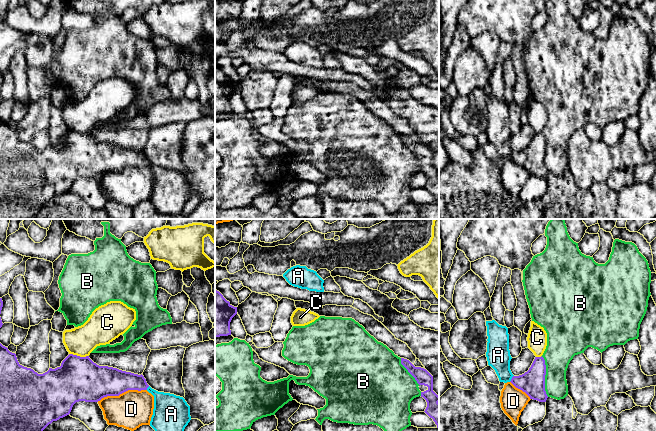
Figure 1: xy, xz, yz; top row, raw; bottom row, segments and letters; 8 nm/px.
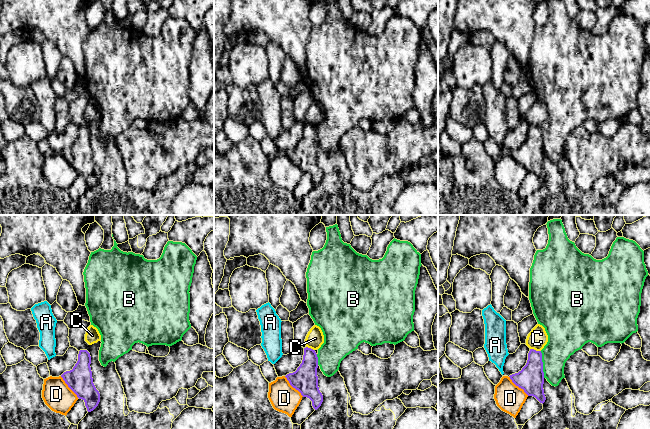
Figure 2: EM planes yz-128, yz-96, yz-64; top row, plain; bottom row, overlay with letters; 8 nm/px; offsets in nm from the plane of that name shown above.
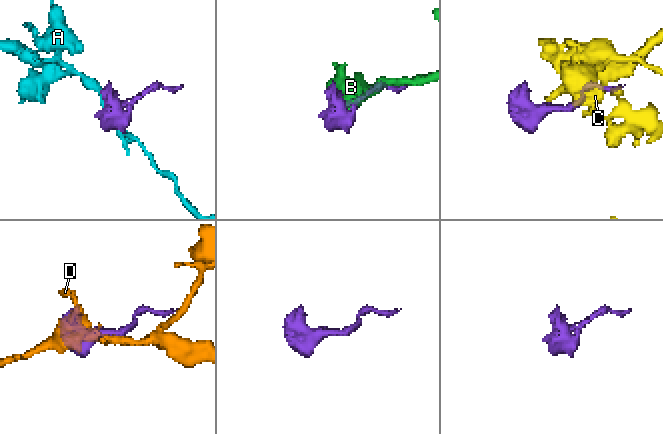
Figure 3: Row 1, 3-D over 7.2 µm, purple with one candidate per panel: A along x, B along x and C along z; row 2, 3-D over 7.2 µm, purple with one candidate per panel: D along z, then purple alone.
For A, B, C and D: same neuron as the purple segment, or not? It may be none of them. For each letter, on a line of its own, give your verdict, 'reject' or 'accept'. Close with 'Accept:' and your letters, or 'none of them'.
A: reject
B: reject
C: reject
D: reject
Accept: none of them

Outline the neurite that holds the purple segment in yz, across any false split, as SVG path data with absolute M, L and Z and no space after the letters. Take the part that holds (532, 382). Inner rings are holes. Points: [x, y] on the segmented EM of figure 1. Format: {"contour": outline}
{"contour": "M535 357L527 372L519 376L513 376L511 383L525 392L530 399L546 402L548 396L545 391L546 365L544 358Z"}

